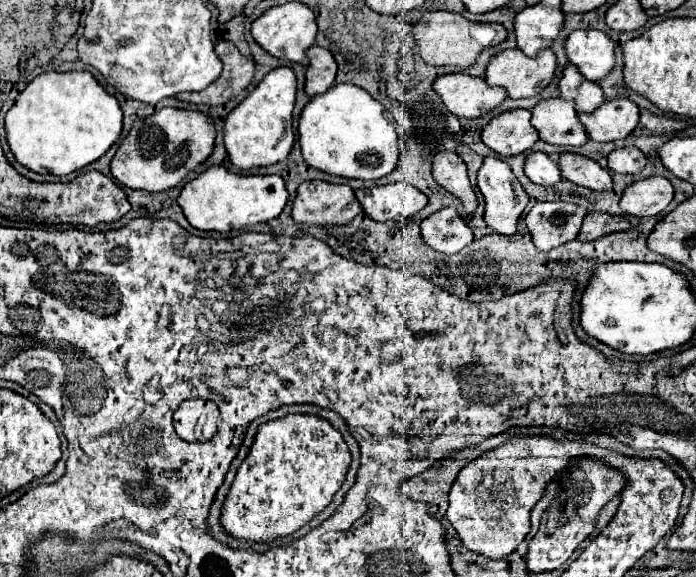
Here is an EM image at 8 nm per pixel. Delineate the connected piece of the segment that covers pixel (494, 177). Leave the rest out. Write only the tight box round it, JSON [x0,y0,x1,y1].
[478,158,528,236]

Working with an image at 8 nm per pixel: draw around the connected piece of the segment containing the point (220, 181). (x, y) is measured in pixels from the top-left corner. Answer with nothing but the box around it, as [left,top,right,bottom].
[178,166,288,230]

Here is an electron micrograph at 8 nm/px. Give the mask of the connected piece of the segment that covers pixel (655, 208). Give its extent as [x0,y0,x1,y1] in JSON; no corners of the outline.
[620,176,672,216]

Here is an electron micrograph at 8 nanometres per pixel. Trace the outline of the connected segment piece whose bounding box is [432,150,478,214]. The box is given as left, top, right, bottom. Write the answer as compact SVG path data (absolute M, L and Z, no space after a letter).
M442 150L432 160L432 176L434 180L446 188L450 194L454 194L460 202L466 214L472 214L476 210L476 194L472 190L472 184L468 180L466 164L456 152Z

